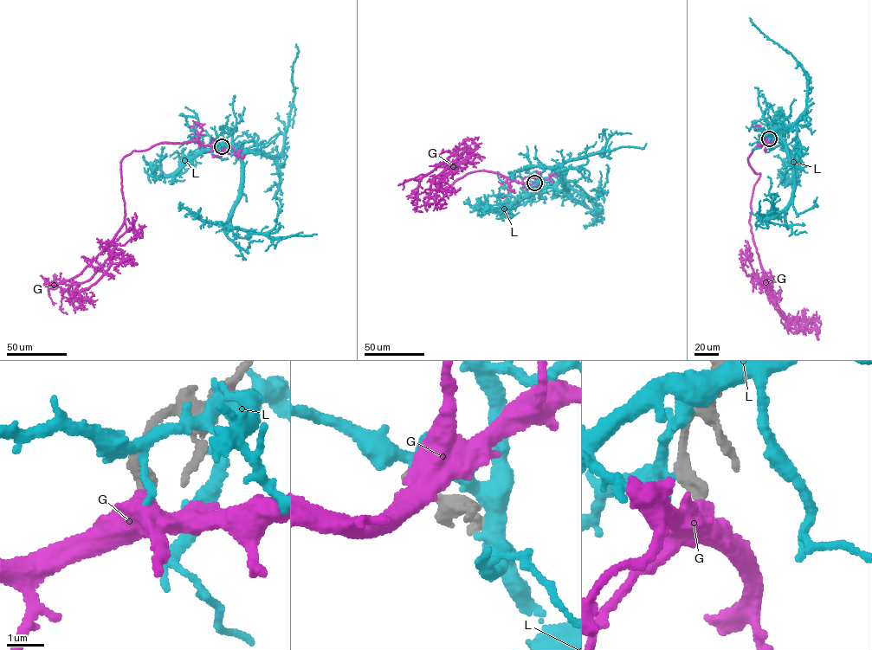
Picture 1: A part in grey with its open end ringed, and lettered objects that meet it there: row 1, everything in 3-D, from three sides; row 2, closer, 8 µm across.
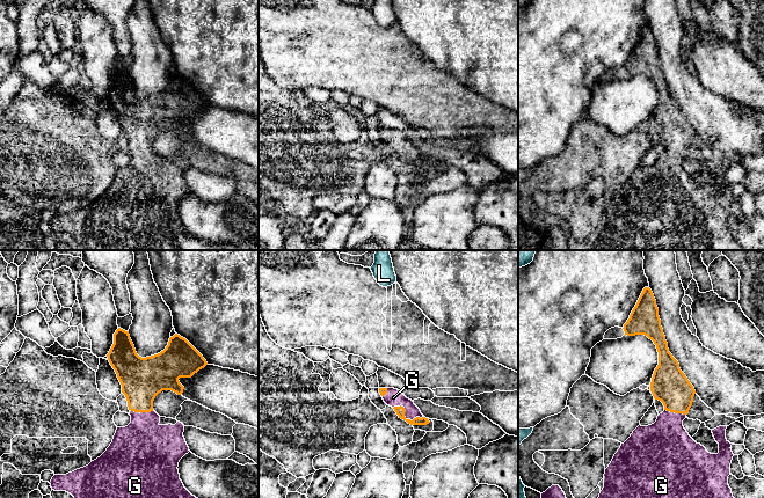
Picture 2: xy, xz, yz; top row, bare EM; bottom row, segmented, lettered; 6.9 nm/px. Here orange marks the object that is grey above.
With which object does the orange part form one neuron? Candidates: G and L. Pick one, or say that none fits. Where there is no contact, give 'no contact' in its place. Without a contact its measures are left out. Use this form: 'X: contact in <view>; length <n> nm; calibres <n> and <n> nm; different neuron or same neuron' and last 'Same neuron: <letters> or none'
G: contact in xz; length 220 nm; calibres 60 and 120 nm; same neuron
L: no contact; different neuron
Same neuron: G

